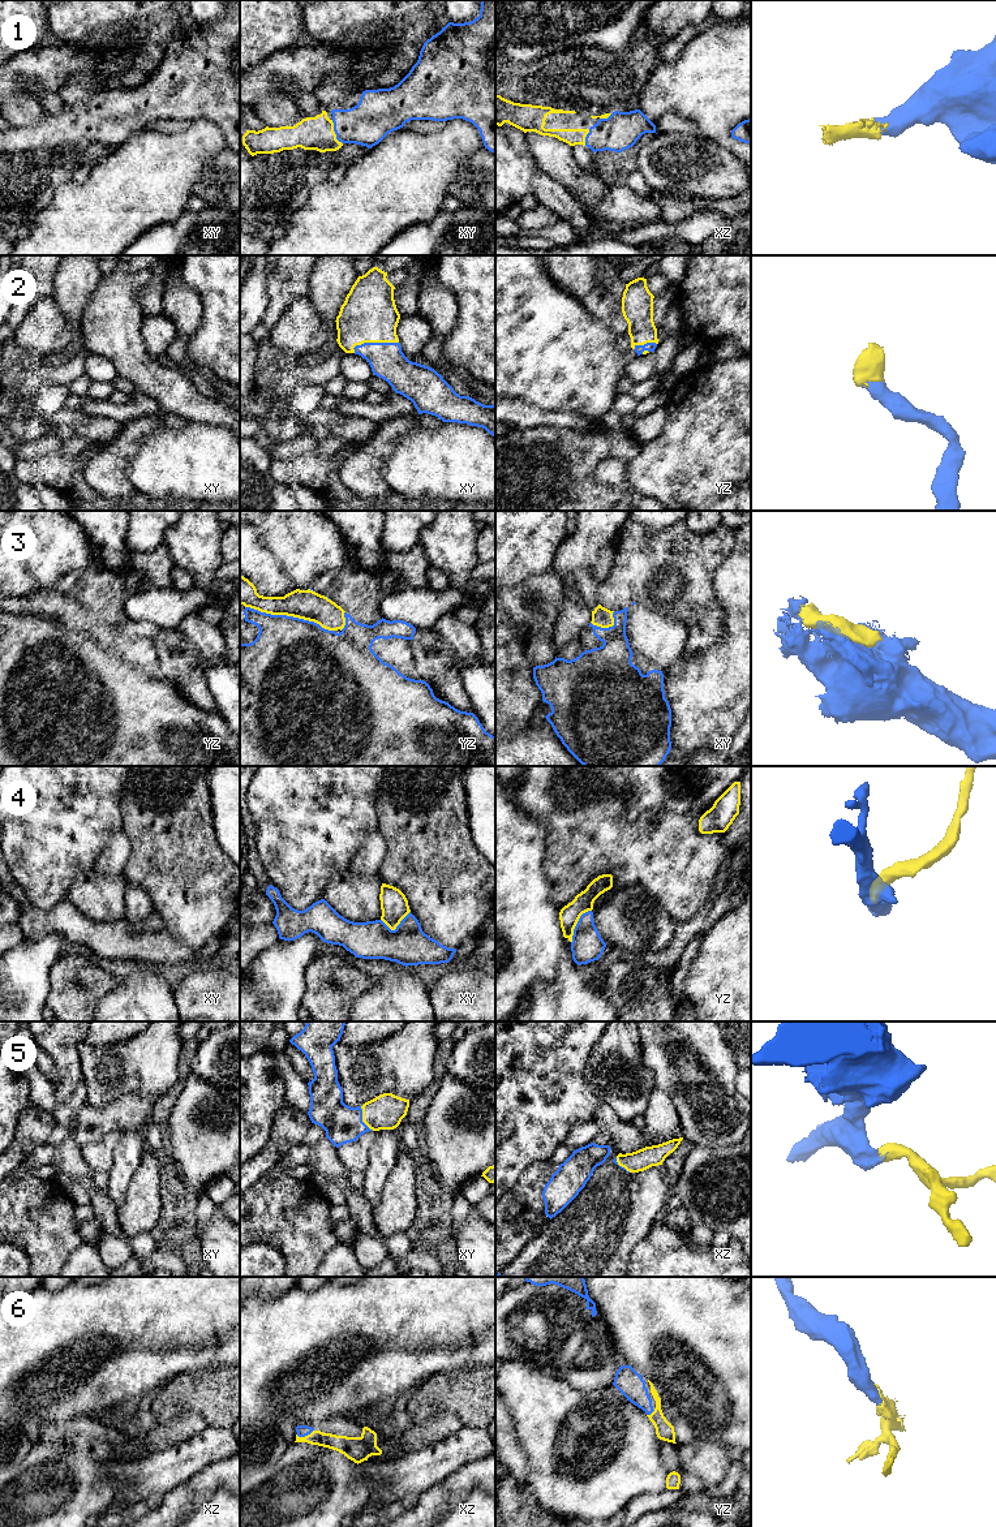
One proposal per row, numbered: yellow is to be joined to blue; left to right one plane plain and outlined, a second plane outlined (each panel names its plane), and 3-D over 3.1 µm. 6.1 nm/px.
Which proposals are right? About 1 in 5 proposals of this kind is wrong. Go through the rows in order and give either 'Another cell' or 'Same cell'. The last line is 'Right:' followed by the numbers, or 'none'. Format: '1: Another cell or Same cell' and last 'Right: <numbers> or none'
1: Same cell
2: Same cell
3: Another cell
4: Another cell
5: Same cell
6: Same cell
Right: 1, 2, 5, 6

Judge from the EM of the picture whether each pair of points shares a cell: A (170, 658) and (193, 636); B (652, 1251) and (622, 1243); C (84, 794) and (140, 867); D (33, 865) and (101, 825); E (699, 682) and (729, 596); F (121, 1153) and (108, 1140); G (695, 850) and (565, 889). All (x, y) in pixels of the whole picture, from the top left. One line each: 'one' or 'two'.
A: two
B: two
C: two
D: one
E: one
F: two
G: one

